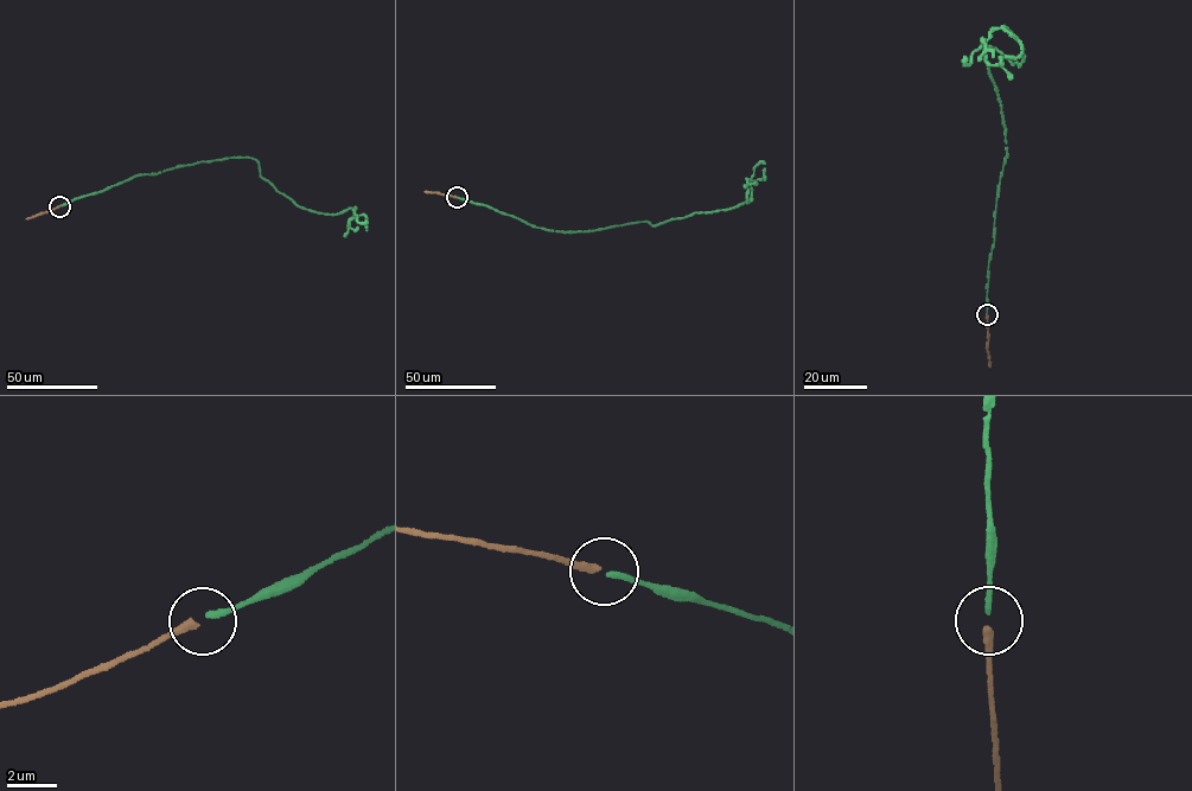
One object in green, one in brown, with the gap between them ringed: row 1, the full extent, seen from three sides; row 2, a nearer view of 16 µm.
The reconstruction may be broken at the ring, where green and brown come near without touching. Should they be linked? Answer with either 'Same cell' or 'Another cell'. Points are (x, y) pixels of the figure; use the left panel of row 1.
Same cell

